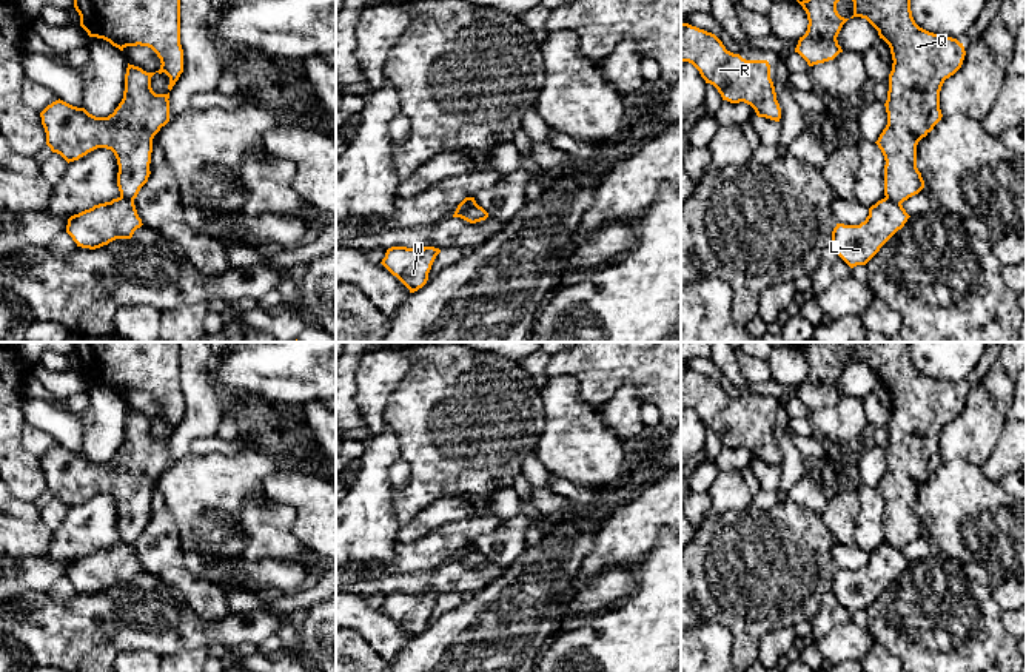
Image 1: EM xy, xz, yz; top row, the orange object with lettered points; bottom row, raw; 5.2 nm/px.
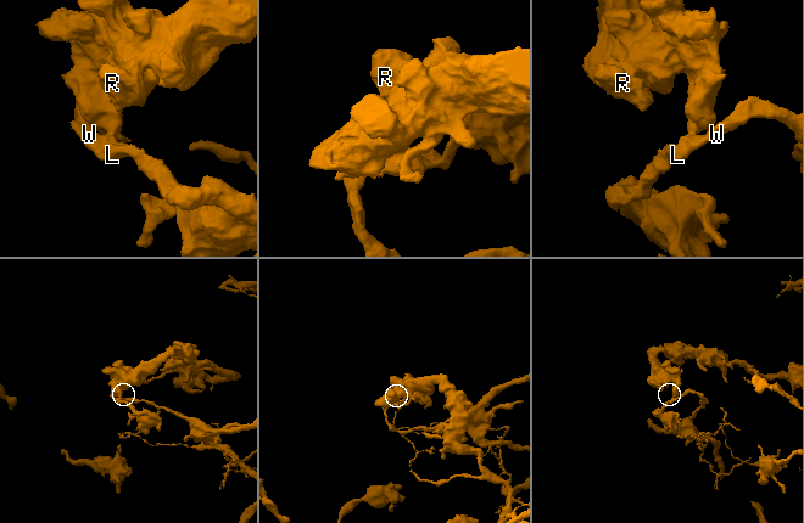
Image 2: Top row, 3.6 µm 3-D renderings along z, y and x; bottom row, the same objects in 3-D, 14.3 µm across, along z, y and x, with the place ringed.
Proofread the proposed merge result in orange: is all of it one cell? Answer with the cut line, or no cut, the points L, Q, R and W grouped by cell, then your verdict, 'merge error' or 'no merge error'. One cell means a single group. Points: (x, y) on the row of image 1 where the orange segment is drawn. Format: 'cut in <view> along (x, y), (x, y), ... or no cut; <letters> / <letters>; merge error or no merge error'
cut in xz along (475, 202), (459, 216); L W / Q R; merge error

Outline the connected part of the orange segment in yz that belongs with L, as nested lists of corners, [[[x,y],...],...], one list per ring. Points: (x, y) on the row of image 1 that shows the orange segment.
[[[884,197],[860,225],[837,223],[830,247],[850,268],[866,265],[909,217],[901,203]]]

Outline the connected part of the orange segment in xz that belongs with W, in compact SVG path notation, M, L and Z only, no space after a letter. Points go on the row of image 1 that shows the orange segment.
M391 247L387 250L381 264L396 276L410 293L414 293L427 284L428 273L439 253L441 250L434 247Z

